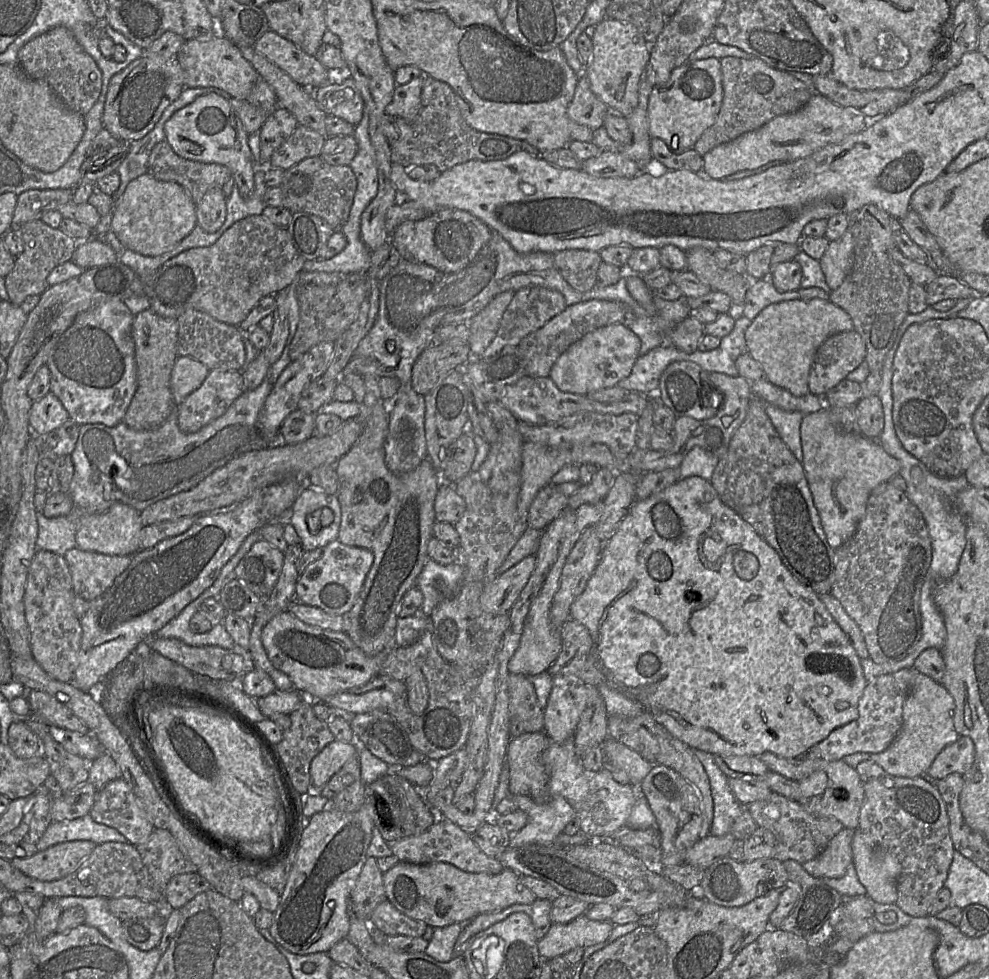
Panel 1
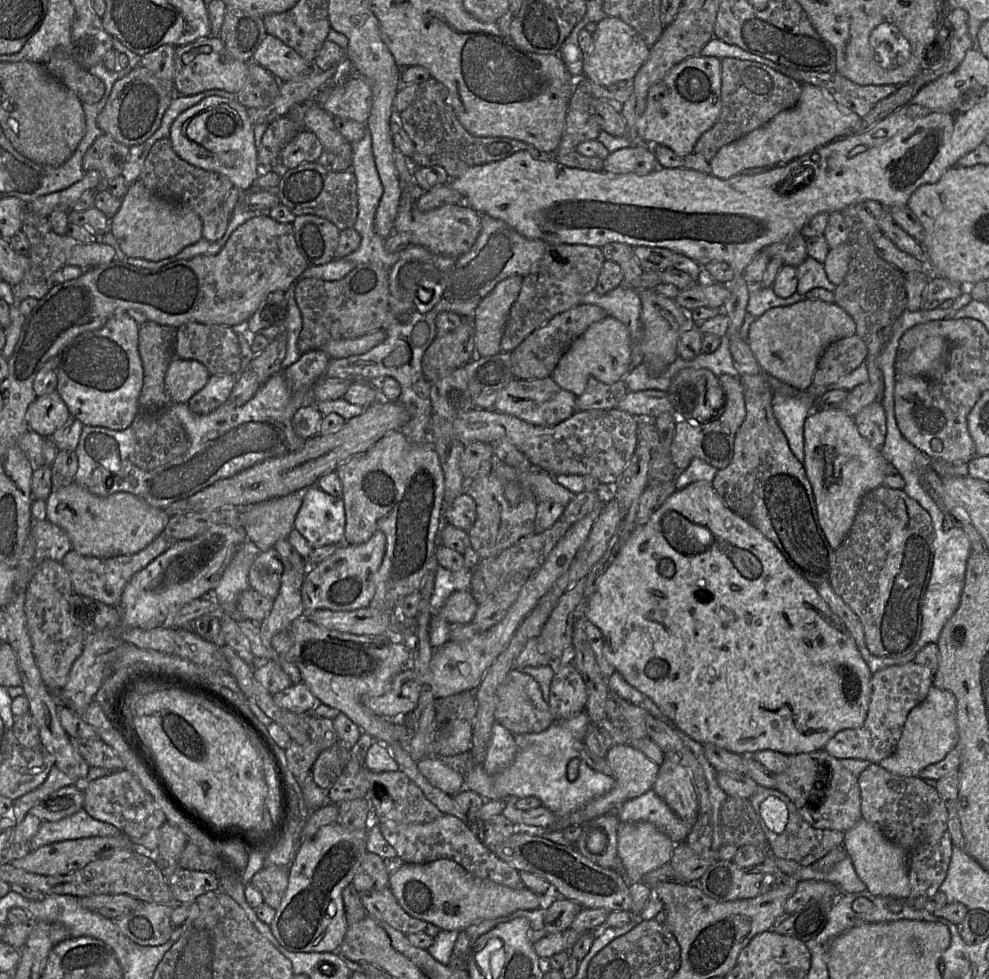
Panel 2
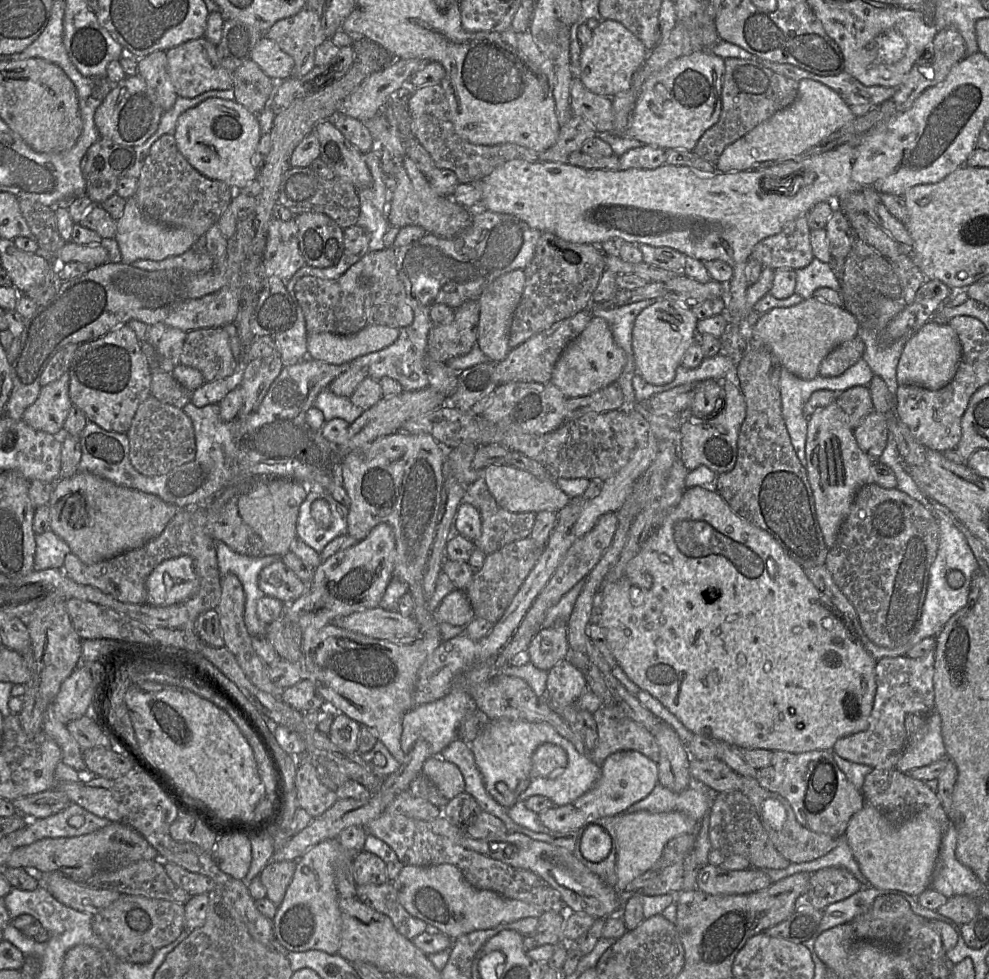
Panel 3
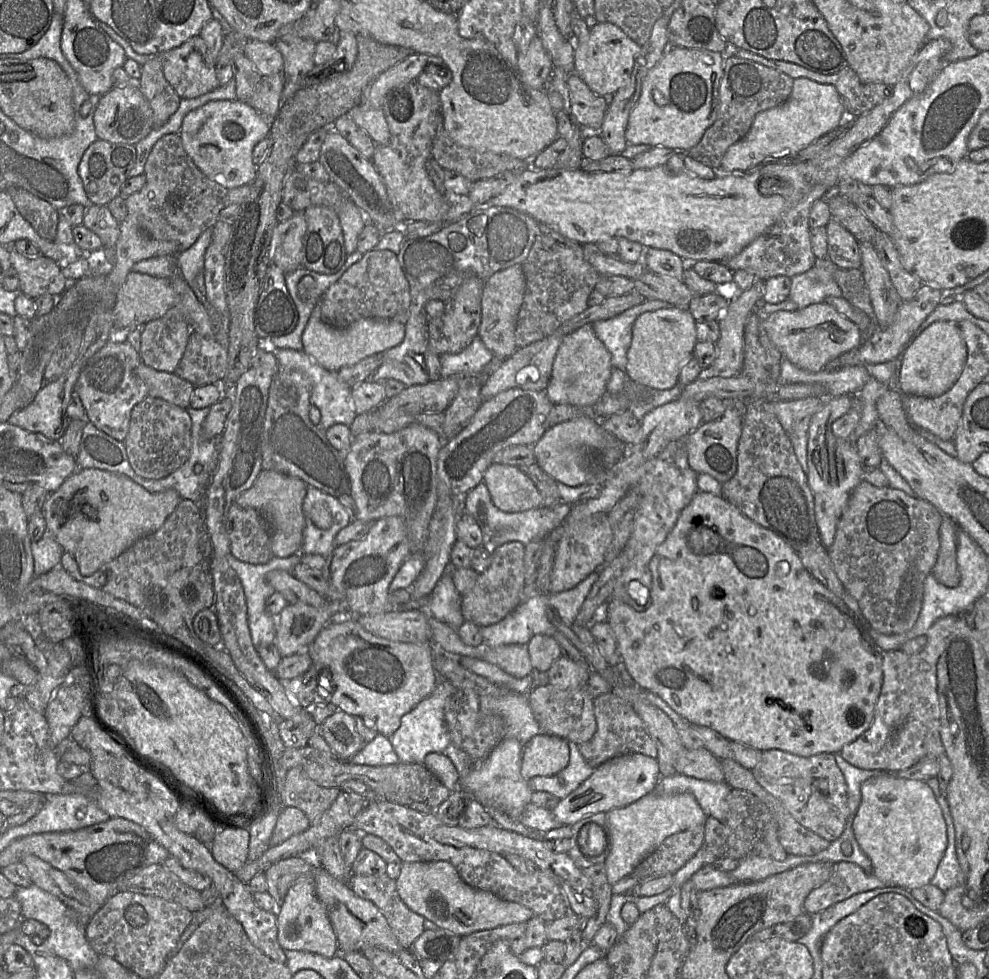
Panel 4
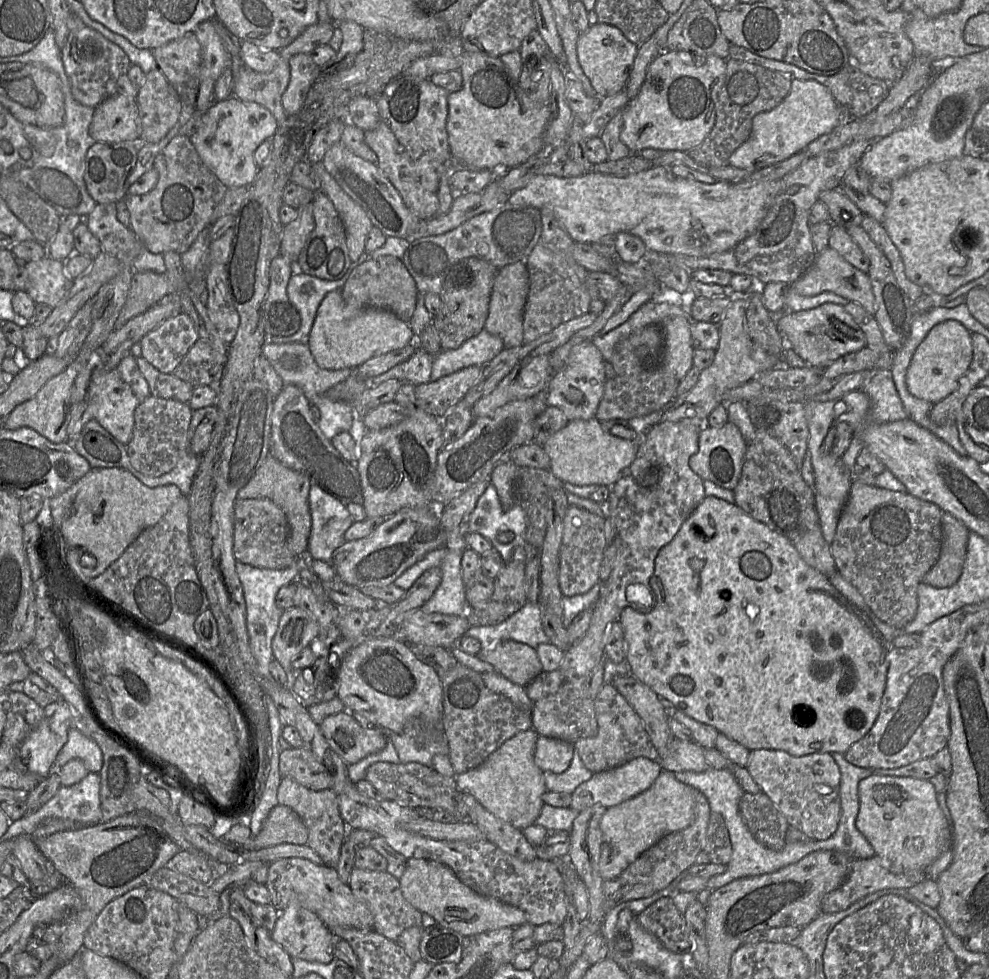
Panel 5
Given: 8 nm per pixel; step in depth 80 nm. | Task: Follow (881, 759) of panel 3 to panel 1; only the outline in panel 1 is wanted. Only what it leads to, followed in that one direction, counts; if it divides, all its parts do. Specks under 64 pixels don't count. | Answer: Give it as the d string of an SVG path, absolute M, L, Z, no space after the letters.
M911 667L871 679L859 699L857 719L834 729L826 739L814 745L804 756L837 761L854 753L877 754L886 750L901 729L903 704L912 691L918 674L922 673Z

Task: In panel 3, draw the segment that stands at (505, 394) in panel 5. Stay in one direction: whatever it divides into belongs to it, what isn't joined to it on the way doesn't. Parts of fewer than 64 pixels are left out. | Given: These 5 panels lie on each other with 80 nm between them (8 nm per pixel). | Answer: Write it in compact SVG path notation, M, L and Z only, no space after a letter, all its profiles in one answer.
M590 309L554 323L516 348L510 350L506 358L496 363L496 382L501 385L509 382L547 383L551 380L554 367L565 347L586 328L595 317Z

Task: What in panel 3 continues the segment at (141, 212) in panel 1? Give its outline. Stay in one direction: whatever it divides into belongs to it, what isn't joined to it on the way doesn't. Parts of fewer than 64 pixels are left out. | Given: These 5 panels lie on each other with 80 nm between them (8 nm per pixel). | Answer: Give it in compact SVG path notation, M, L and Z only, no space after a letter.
M133 197L127 199L124 212L116 223L115 239L122 255L122 262L126 264L132 264L136 260L163 260L177 256L193 248L198 241L188 229L167 227L148 218Z

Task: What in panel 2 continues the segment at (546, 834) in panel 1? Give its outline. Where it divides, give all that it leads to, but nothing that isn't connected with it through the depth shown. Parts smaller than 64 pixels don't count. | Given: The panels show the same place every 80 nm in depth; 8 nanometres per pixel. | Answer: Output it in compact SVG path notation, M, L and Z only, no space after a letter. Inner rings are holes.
M583 710L583 711L575 714L574 716L572 716L569 719L553 721L547 729L545 729L545 730L543 730L543 731L541 731L539 733L526 733L526 734L516 734L516 735L513 735L515 743L516 743L516 746L517 746L517 751L516 751L515 758L514 758L514 761L512 762L512 764L509 765L507 768L505 768L505 769L503 769L503 770L501 770L501 771L499 771L499 772L497 772L495 774L488 774L485 771L483 765L474 763L473 760L472 760L472 767L469 770L467 776L464 779L464 789L470 789L470 790L476 792L477 794L479 794L485 800L502 800L502 801L506 800L506 802L505 802L505 808L502 810L501 814L503 814L505 817L507 817L514 824L521 824L521 822L522 822L522 816L523 816L523 814L525 812L524 810L518 809L516 807L516 802L519 799L521 799L521 798L525 798L525 797L529 797L529 796L535 796L535 797L537 797L537 798L539 798L541 800L542 806L545 807L545 808L547 808L550 812L552 812L553 815L556 818L556 821L555 821L555 823L552 826L550 826L550 827L543 827L546 832L548 832L548 831L556 831L556 830L562 831L564 828L568 827L569 825L581 825L581 824L571 824L570 823L570 816L573 813L575 813L577 810L579 810L581 807L583 807L585 804L587 804L589 801L591 801L592 799L608 793L614 787L614 785L615 785L615 780L614 780L613 777L608 776L605 773L602 773L602 772L599 772L599 771L596 771L596 770L592 769L586 763L586 761L584 760L584 758L582 757L583 741L584 741L584 737L585 737L585 734L587 732L587 728L588 728L589 724L590 724L589 716L588 716L587 712L585 710ZM574 759L578 760L578 775L577 775L577 777L576 777L575 780L571 780L570 781L568 779L567 769L568 769L569 762L571 760L574 760Z

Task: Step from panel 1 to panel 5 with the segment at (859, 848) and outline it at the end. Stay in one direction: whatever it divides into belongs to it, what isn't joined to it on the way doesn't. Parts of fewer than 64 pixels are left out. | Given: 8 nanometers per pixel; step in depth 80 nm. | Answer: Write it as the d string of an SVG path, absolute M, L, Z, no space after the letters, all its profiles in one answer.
M873 774L858 785L859 811L857 829L873 847L875 854L890 862L890 871L925 870L944 852L951 849L950 825L937 801L938 792L929 780Z

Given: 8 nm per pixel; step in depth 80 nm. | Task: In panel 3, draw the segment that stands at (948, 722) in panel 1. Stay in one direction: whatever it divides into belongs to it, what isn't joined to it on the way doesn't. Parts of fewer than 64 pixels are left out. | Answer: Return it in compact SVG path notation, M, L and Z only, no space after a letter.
M937 711L929 714L909 714L905 718L907 742L895 769L908 771L932 764L946 757L941 732L941 717Z

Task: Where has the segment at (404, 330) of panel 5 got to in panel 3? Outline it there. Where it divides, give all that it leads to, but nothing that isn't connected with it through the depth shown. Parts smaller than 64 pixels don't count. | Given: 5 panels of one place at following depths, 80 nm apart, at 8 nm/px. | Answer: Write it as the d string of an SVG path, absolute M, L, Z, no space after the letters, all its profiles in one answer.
M371 325L350 335L329 332L312 334L307 337L307 356L330 364L349 362L390 346L399 337L399 329Z

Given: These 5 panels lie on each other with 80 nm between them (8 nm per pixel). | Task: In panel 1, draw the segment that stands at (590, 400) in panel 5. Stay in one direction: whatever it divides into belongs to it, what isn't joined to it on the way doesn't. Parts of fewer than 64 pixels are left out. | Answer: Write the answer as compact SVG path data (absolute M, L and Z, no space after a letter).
M611 324L587 333L573 343L555 362L549 377L563 392L588 395L611 388L629 376L639 358L641 341L623 324Z

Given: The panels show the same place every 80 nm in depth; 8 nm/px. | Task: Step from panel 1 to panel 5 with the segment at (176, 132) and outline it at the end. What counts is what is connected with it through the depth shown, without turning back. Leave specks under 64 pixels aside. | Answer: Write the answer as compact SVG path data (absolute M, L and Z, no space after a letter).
M234 95L215 102L199 119L189 139L195 147L200 159L205 166L228 188L249 187L258 173L258 166L254 160L254 152L265 140L270 140L278 128L276 119L265 107L254 103L241 101Z

